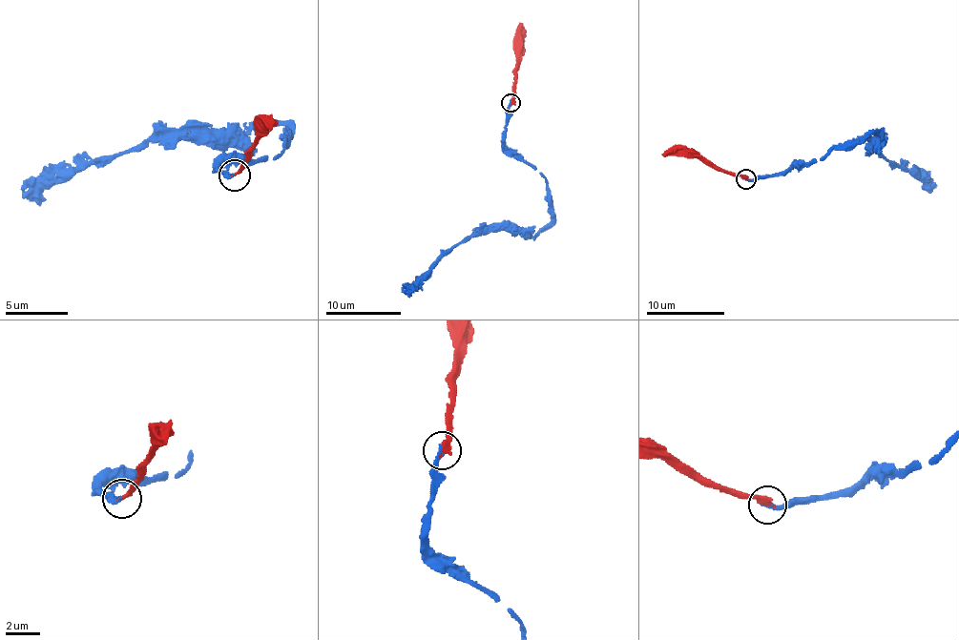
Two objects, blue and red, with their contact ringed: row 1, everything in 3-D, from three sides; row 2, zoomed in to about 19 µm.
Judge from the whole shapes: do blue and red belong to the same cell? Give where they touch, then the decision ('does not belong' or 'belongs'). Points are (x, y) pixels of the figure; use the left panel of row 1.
at (234, 175); belongs

